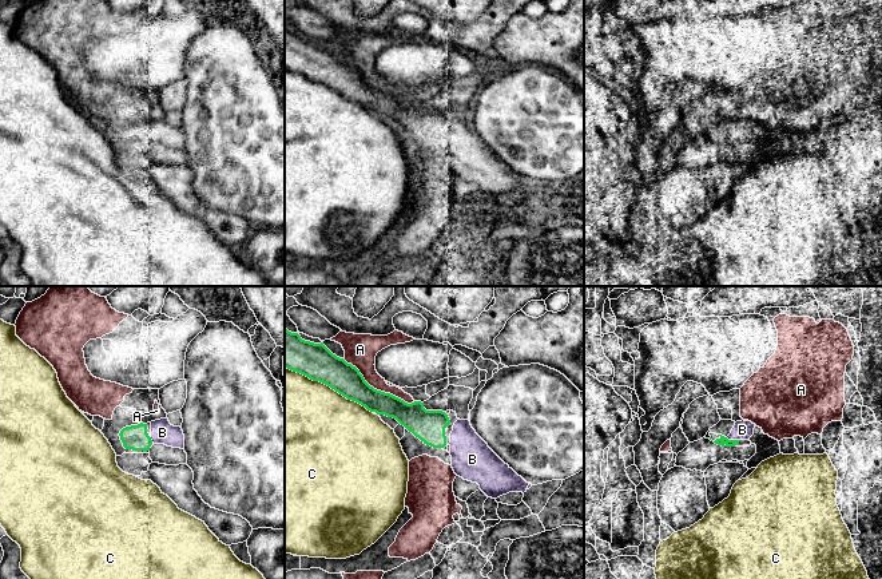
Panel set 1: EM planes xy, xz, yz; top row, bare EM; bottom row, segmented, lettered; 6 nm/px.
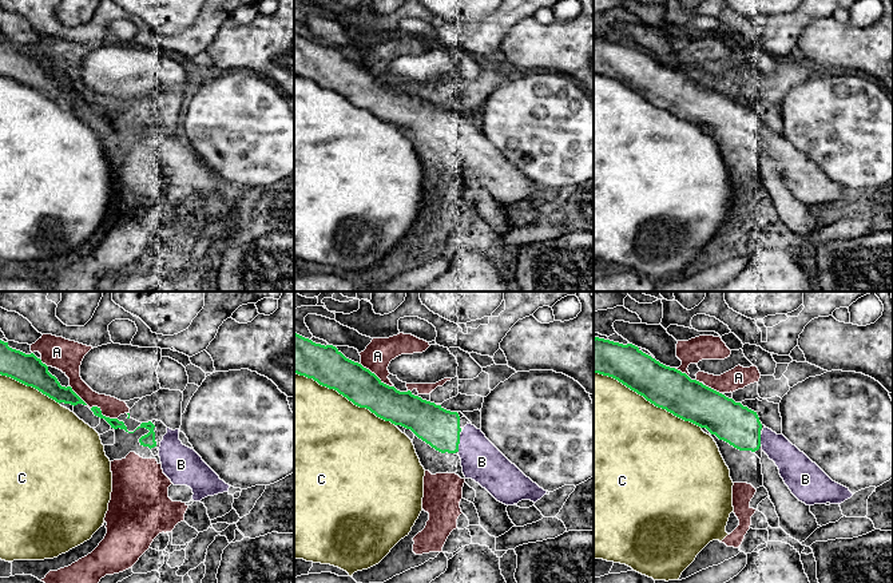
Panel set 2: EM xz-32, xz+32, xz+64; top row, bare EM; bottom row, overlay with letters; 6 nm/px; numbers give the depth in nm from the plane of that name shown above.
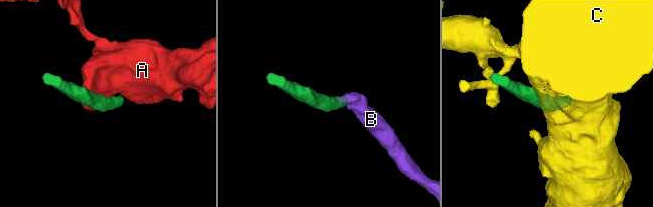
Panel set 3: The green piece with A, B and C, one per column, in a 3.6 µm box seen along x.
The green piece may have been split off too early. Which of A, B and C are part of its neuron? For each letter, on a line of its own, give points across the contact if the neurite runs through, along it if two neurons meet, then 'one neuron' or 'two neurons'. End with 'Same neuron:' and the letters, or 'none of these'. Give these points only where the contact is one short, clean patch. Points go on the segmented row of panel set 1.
A: two neurons
B: one neuron
C: two neurons
Same neuron: B

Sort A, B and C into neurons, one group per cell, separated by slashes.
A / B / C

